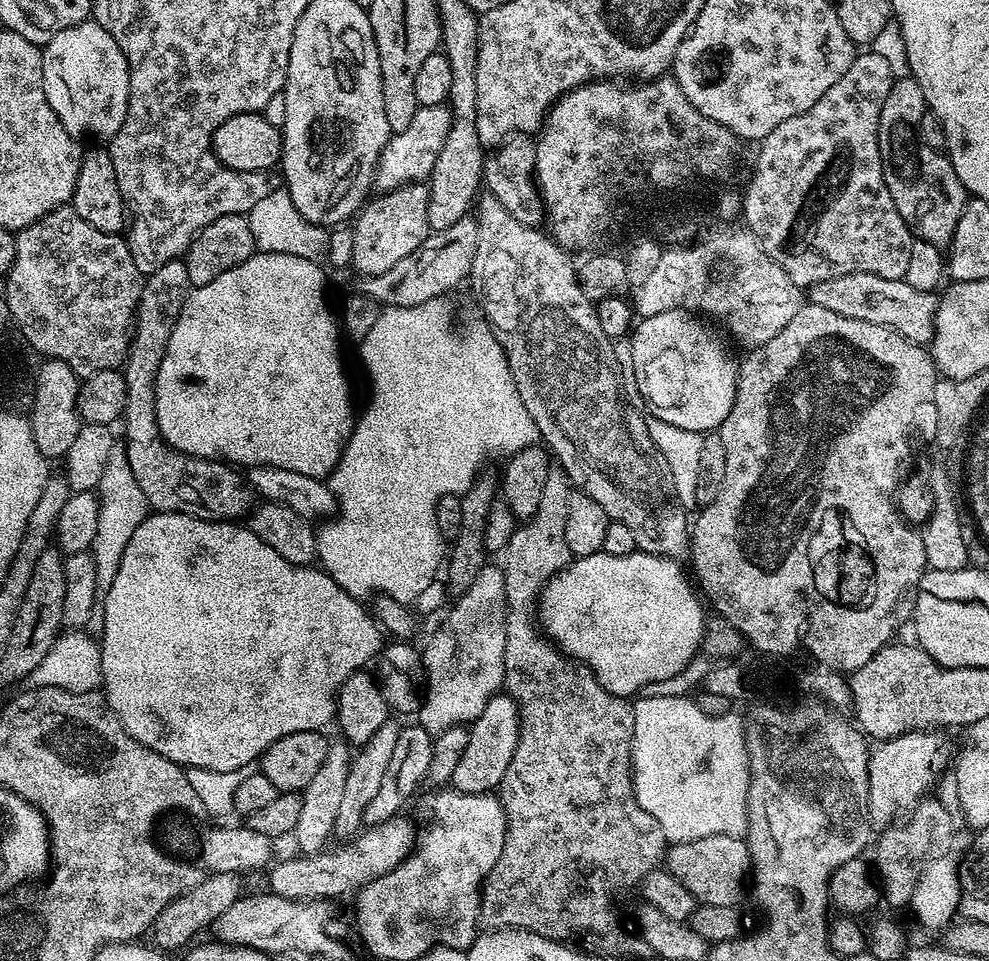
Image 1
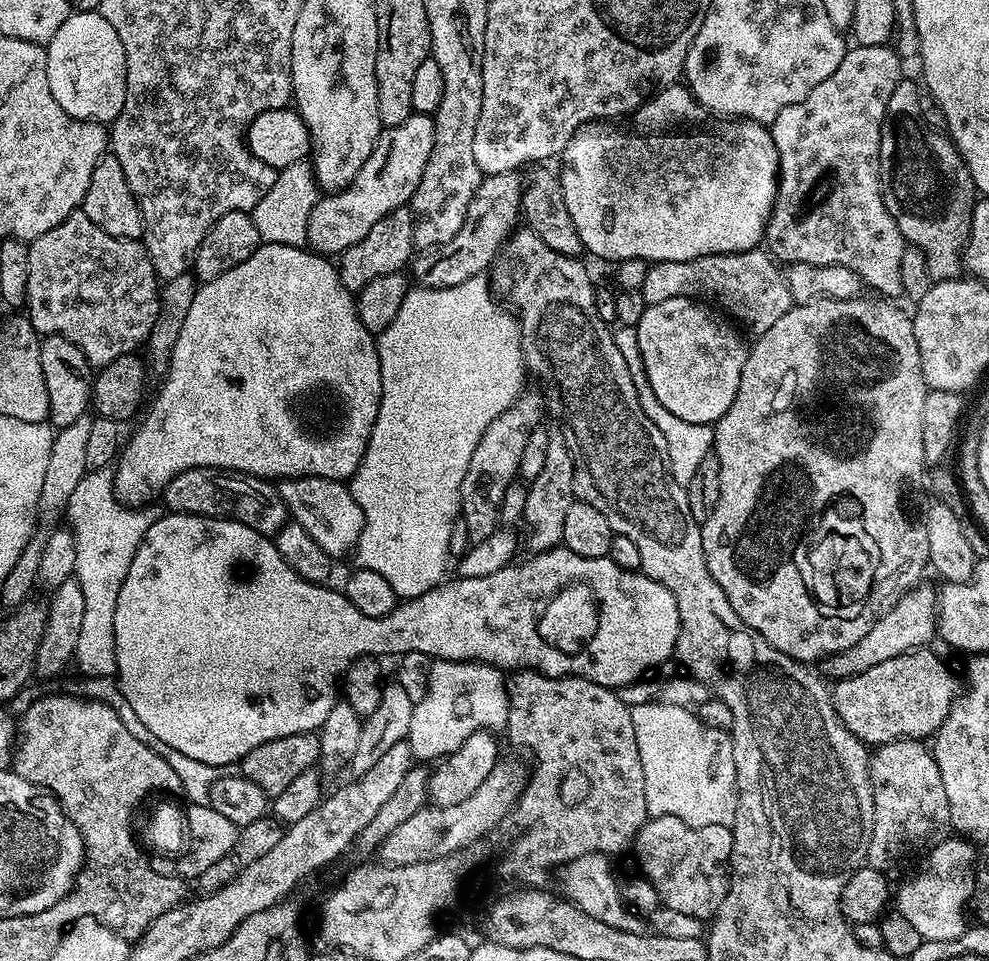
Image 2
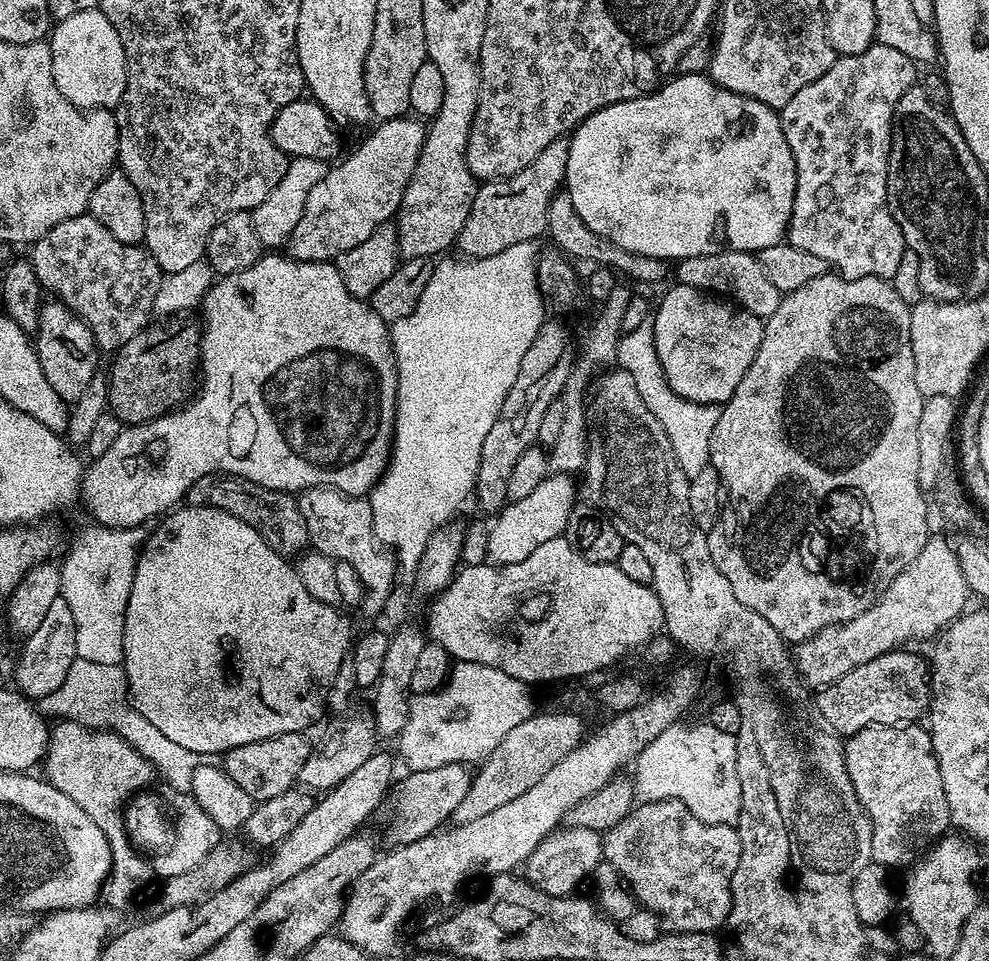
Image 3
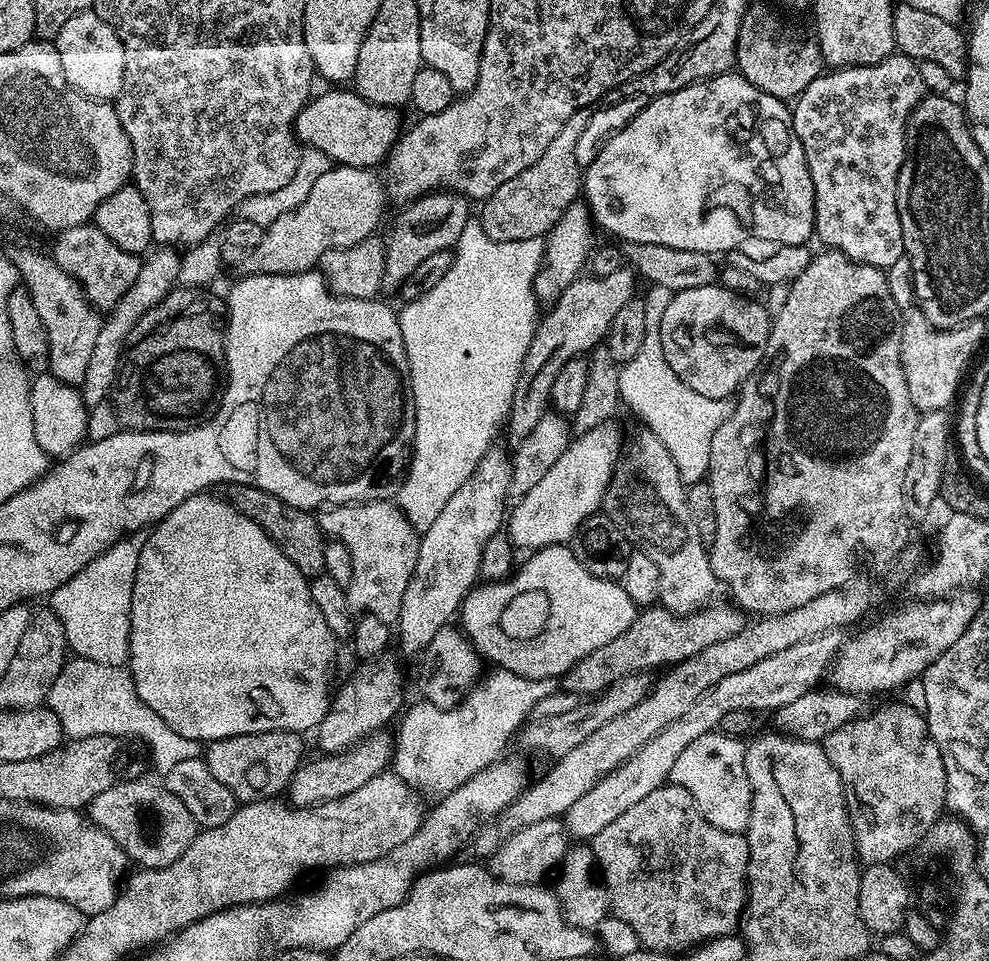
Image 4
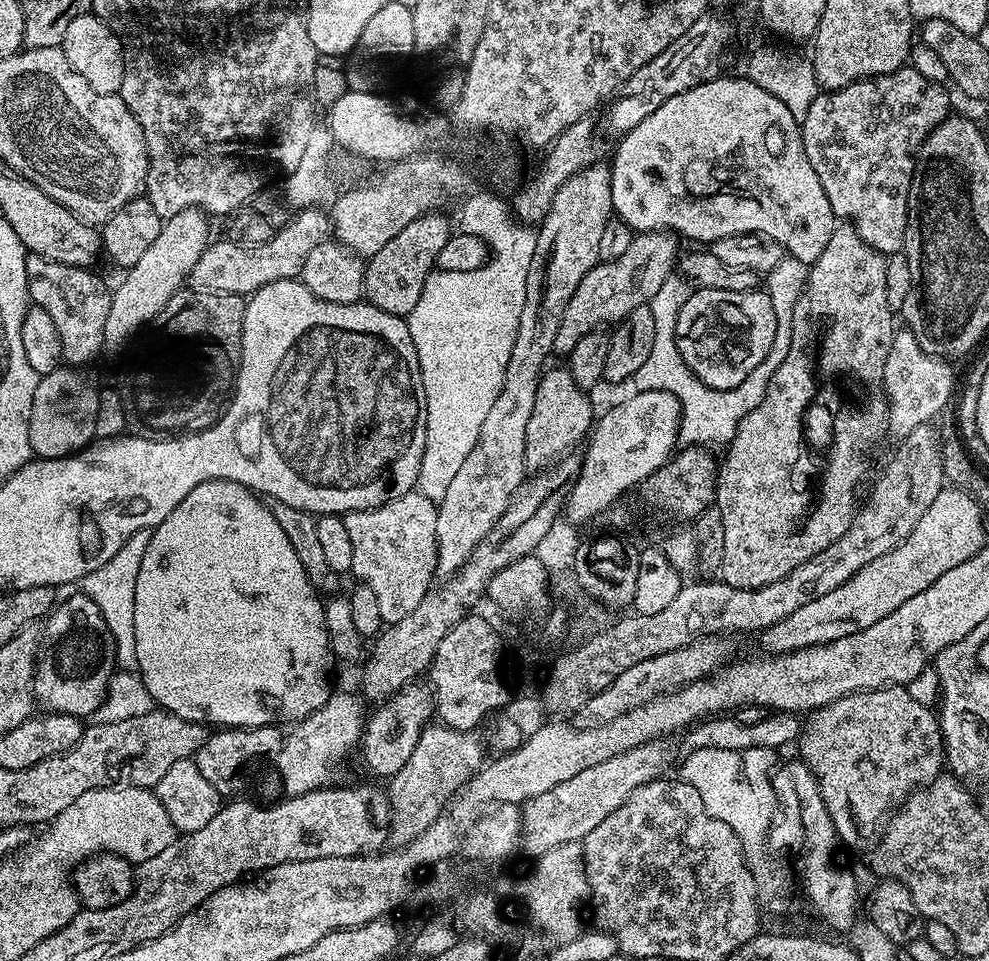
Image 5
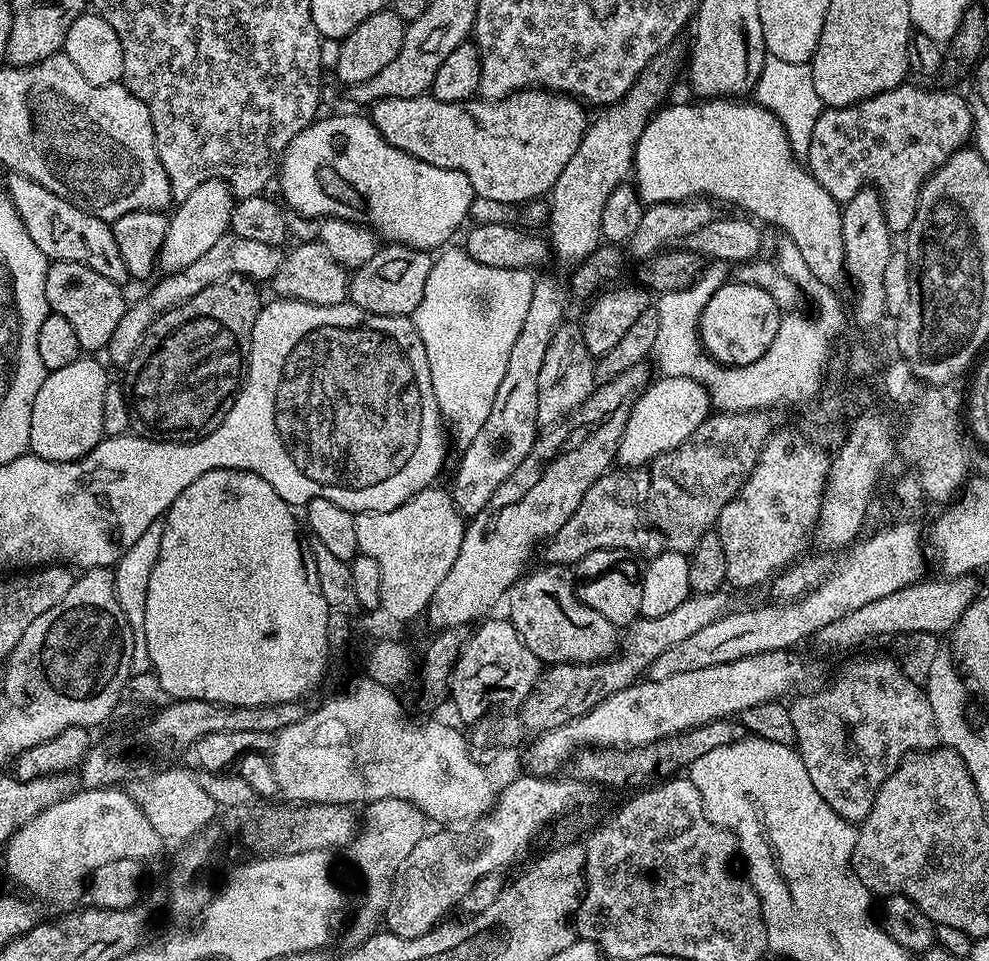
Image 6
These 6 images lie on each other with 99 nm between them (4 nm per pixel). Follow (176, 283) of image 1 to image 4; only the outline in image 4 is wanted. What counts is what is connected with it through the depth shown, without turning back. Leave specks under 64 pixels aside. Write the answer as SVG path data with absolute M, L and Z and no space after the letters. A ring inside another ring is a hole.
M229 484L223 489L222 496L238 511L246 514L246 518L258 522L258 526L266 530L268 537L280 547L286 558L290 558L290 562L294 562L294 566L298 566L303 576L311 578L323 573L326 537L319 519L309 509L290 506L274 498L274 494L266 494L266 490L258 490L258 486L249 484Z

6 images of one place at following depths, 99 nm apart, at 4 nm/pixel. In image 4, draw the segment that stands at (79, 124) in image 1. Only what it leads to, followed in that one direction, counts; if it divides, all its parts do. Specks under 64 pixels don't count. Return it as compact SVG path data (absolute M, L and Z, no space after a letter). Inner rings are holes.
M95 10L74 14L74 18L62 26L54 43L58 58L62 58L62 74L66 74L66 82L70 82L74 90L91 100L115 101L122 90L126 54L118 34L114 34L111 26Z

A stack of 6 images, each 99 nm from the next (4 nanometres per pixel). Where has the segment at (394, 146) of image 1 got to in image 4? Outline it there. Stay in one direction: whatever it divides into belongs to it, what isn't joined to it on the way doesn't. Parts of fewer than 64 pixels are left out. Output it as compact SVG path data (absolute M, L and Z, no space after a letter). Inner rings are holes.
M332 166L310 189L304 202L290 213L282 214L272 225L266 228L258 250L246 258L243 267L249 273L269 272L270 274L298 274L313 271L319 265L322 254L331 248L345 248L362 242L377 231L380 219L384 216L386 205L386 184L383 179L375 176L371 168L345 168Z

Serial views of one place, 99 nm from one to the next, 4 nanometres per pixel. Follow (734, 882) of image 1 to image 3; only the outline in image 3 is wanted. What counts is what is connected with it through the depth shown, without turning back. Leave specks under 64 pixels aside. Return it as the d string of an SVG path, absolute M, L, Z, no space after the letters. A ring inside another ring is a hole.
M659 800L658 802L637 803L622 822L618 822L613 828L603 833L603 838L604 860L606 863L614 866L614 870L620 872L625 884L636 895L637 905L641 909L648 909L660 916L665 929L673 932L716 932L727 925L728 915L732 909L732 875L738 866L738 858L740 857L740 836L737 834L733 825L707 824L698 818L694 818L694 814L690 814L690 810L686 810L686 806L682 802L678 802L677 800Z

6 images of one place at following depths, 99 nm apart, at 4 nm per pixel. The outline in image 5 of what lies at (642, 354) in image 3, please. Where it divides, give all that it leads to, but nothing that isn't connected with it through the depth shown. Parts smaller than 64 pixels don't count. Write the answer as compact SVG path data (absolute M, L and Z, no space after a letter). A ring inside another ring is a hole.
M673 274L669 280L662 282L658 294L652 299L652 313L654 314L654 346L646 358L644 365L638 370L634 378L634 388L637 392L642 391L669 391L681 404L681 420L678 440L684 446L713 446L712 444L727 445L734 438L742 418L766 398L766 390L770 386L772 376L782 366L786 354L791 348L792 319L795 314L795 306L804 295L803 285L784 286L771 289L772 305L776 314L776 337L774 346L762 358L758 366L738 386L730 390L714 390L706 386L693 374L682 362L682 354L678 354L678 342L676 341L676 323L678 312L686 302L686 298L694 291L693 285L689 284L683 276Z

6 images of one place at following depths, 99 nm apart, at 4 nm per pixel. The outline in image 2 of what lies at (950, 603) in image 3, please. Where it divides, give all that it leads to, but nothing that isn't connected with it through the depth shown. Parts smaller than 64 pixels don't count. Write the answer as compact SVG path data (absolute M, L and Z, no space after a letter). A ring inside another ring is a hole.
M927 582L911 588L890 611L888 611L878 623L866 632L866 638L850 650L838 652L835 656L829 656L823 661L822 672L828 678L843 678L862 674L862 670L870 670L870 666L878 666L878 662L887 662L890 658L898 658L898 654L911 652L914 648L923 648L931 645L937 635L936 617L938 615L938 592L931 588Z

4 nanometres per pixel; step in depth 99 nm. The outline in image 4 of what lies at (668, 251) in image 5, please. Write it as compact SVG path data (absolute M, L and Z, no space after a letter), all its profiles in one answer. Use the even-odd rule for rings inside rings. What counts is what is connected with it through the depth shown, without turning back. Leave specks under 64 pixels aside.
M623 266L606 277L591 274L581 275L580 279L570 282L566 290L556 299L545 318L537 323L536 333L530 342L530 350L526 350L524 365L520 371L520 381L514 390L512 409L508 411L506 432L512 442L519 442L538 426L538 418L549 411L548 395L554 386L554 378L566 362L591 353L607 337L614 318L618 318L618 310L626 306L636 295L638 277L631 267Z

